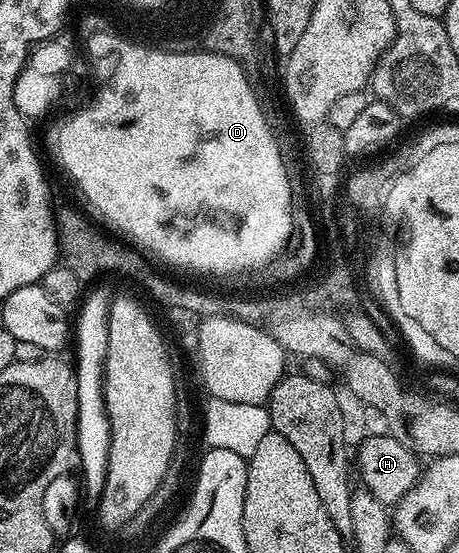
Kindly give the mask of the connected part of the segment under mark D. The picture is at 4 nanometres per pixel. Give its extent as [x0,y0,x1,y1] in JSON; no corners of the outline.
[57,42,293,276]

